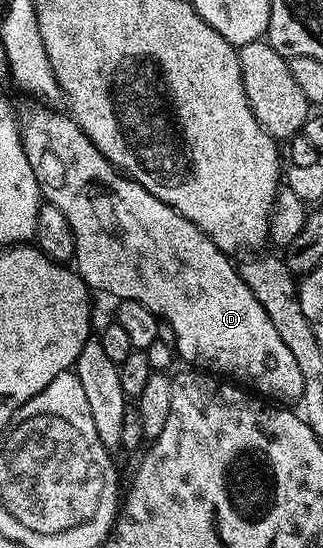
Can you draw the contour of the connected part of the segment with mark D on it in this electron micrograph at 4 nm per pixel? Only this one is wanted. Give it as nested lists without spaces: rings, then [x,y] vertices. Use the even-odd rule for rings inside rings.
[[[27,99],[23,106],[18,106],[19,138],[25,147],[29,167],[33,167],[33,175],[37,175],[42,200],[46,204],[57,207],[57,211],[61,211],[61,215],[65,215],[65,219],[69,219],[69,227],[73,227],[73,239],[75,240],[73,265],[83,282],[92,290],[98,291],[100,289],[103,293],[112,293],[115,299],[119,301],[136,301],[145,307],[149,307],[149,311],[153,311],[156,317],[165,322],[166,328],[167,325],[171,328],[172,335],[170,334],[170,336],[173,338],[173,348],[180,362],[188,361],[191,364],[188,366],[194,367],[196,370],[210,371],[212,374],[222,375],[235,383],[246,383],[252,390],[258,391],[264,398],[270,399],[272,402],[298,402],[303,395],[303,376],[297,367],[297,359],[293,359],[289,347],[285,347],[281,335],[277,335],[277,327],[273,327],[273,319],[269,319],[269,315],[265,315],[265,307],[261,307],[261,303],[257,303],[253,291],[239,276],[238,268],[227,262],[230,261],[228,254],[222,253],[210,241],[207,234],[202,233],[192,221],[182,217],[173,207],[161,203],[161,199],[157,199],[157,195],[149,195],[149,191],[145,191],[145,187],[141,187],[141,183],[137,183],[116,169],[114,165],[111,165],[109,159],[105,159],[105,155],[101,155],[101,151],[97,151],[97,147],[89,139],[89,135],[85,135],[85,131],[75,122],[74,117],[66,112],[63,112],[64,114],[58,113],[57,110],[50,109],[47,105],[50,104],[39,99]]]

